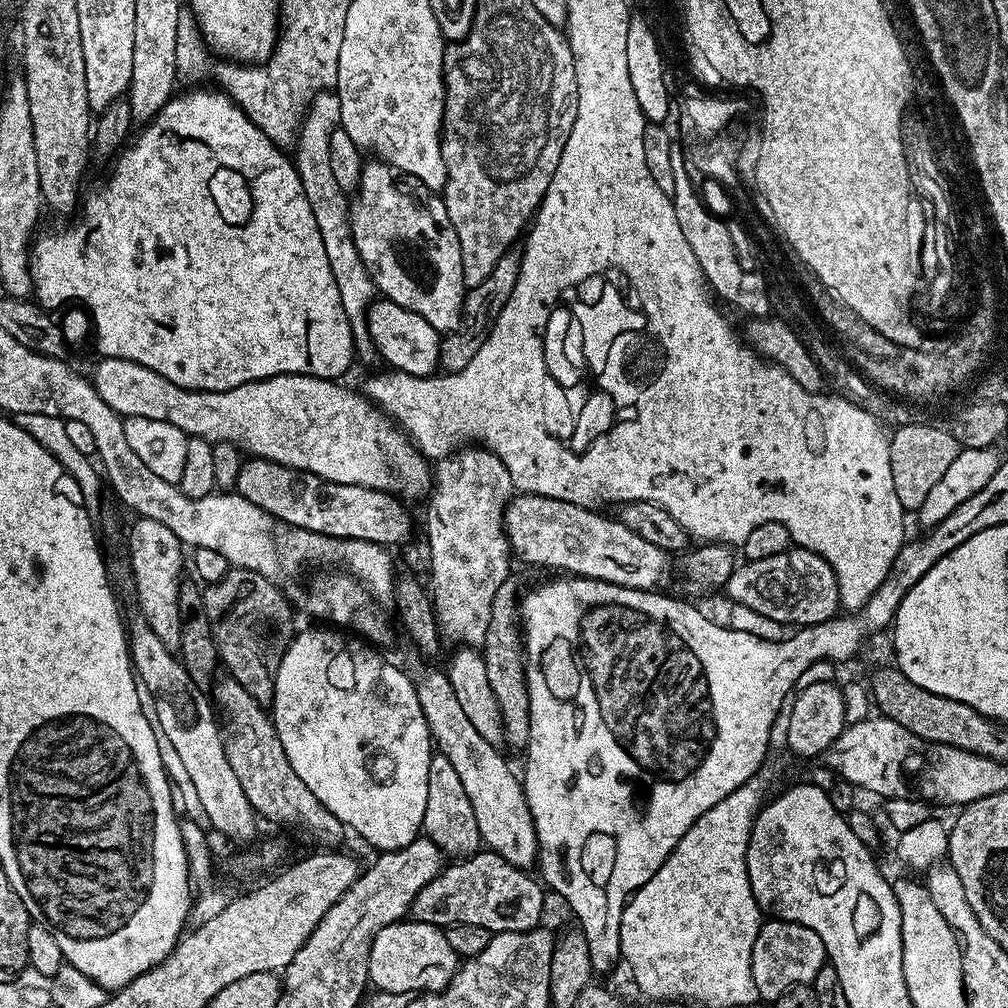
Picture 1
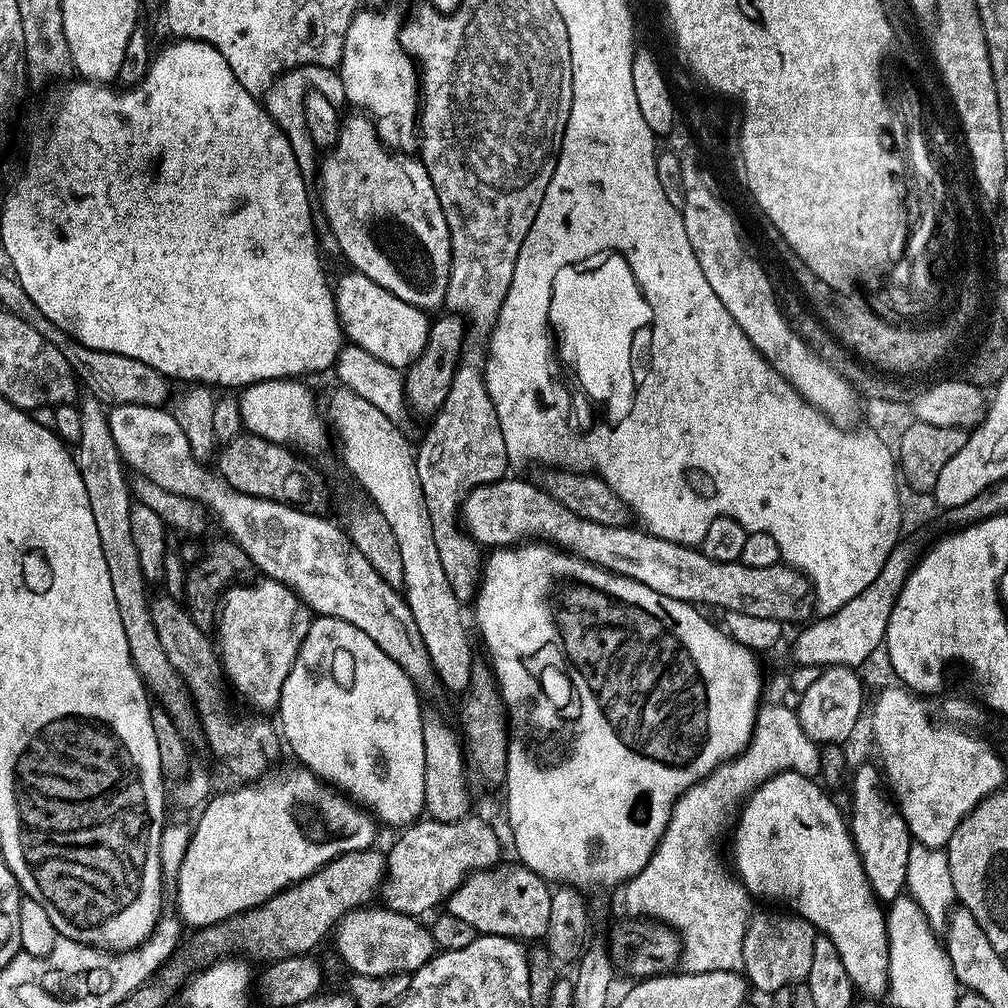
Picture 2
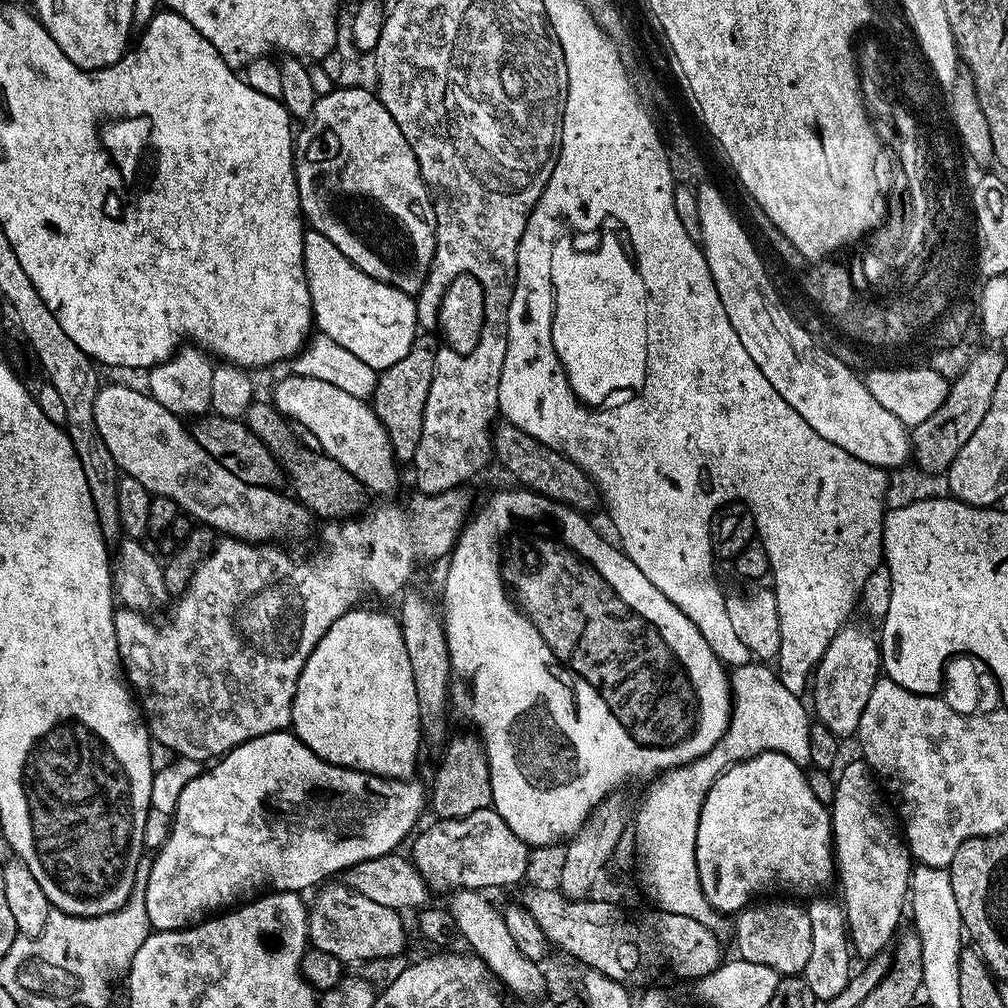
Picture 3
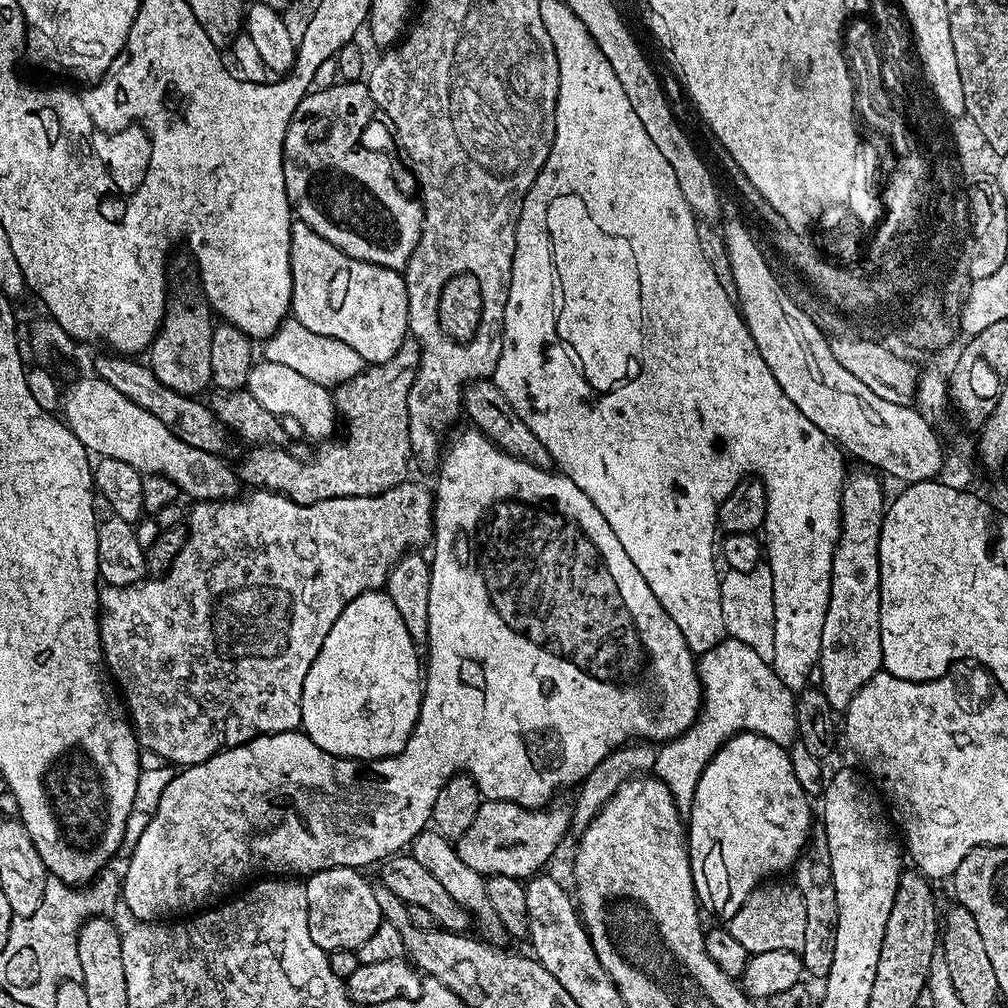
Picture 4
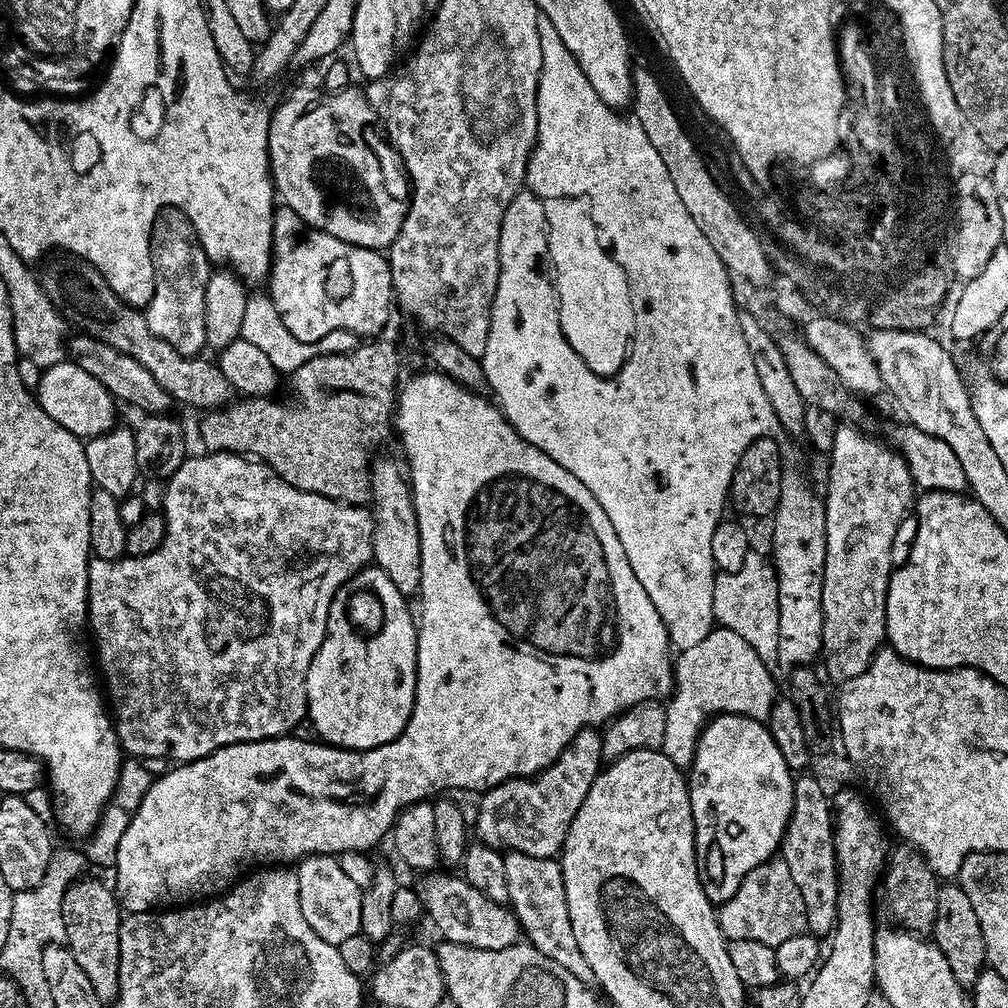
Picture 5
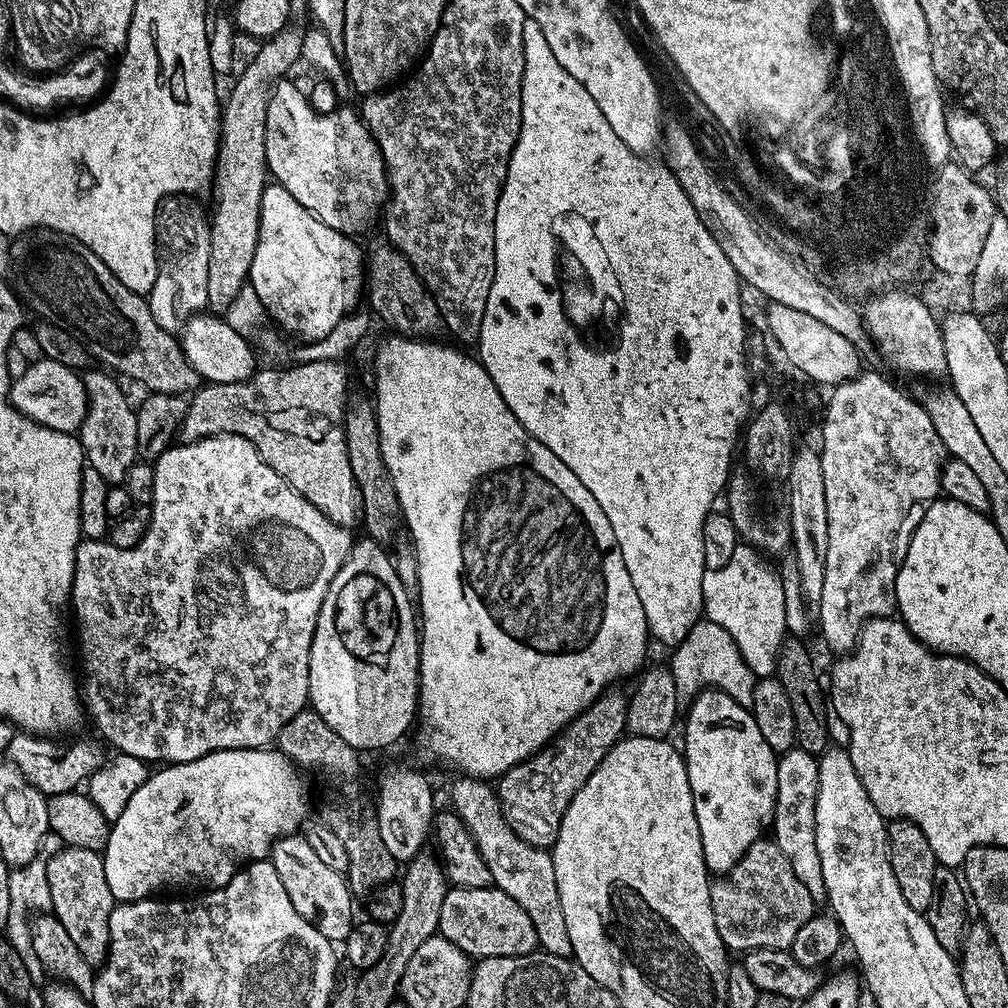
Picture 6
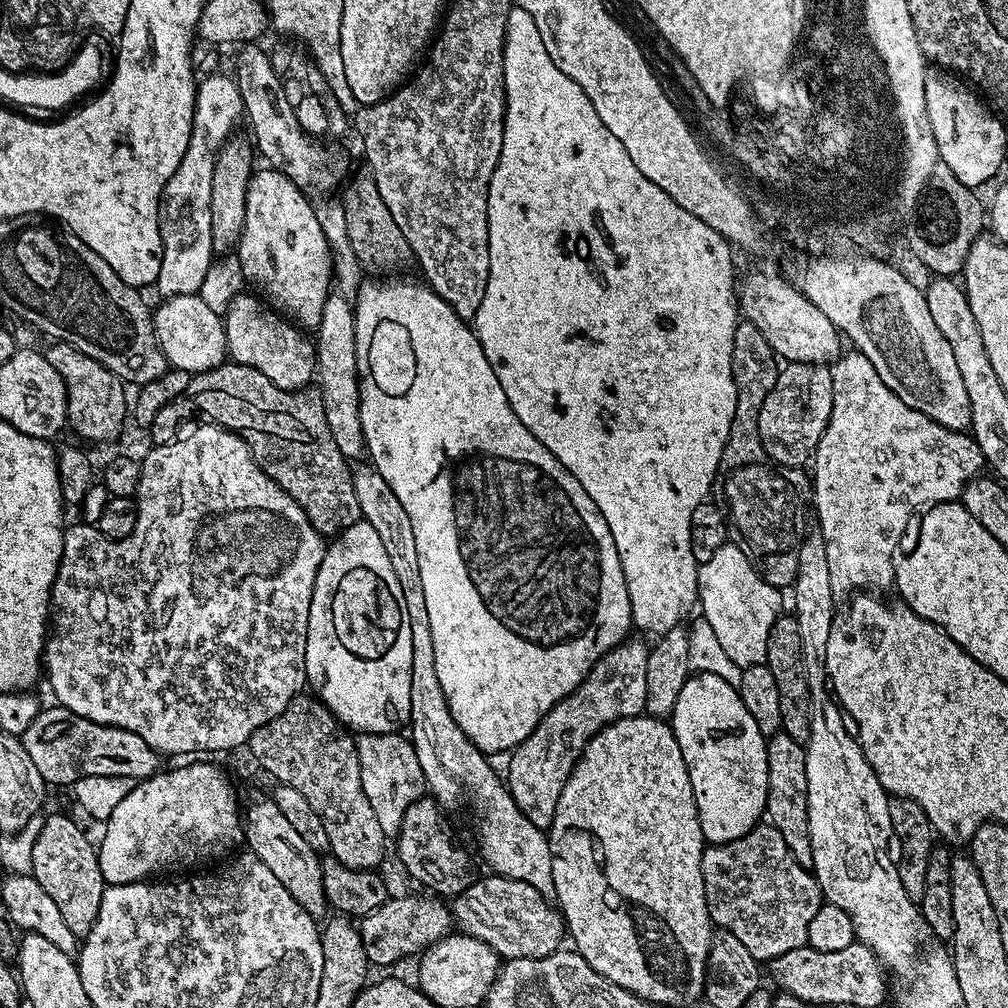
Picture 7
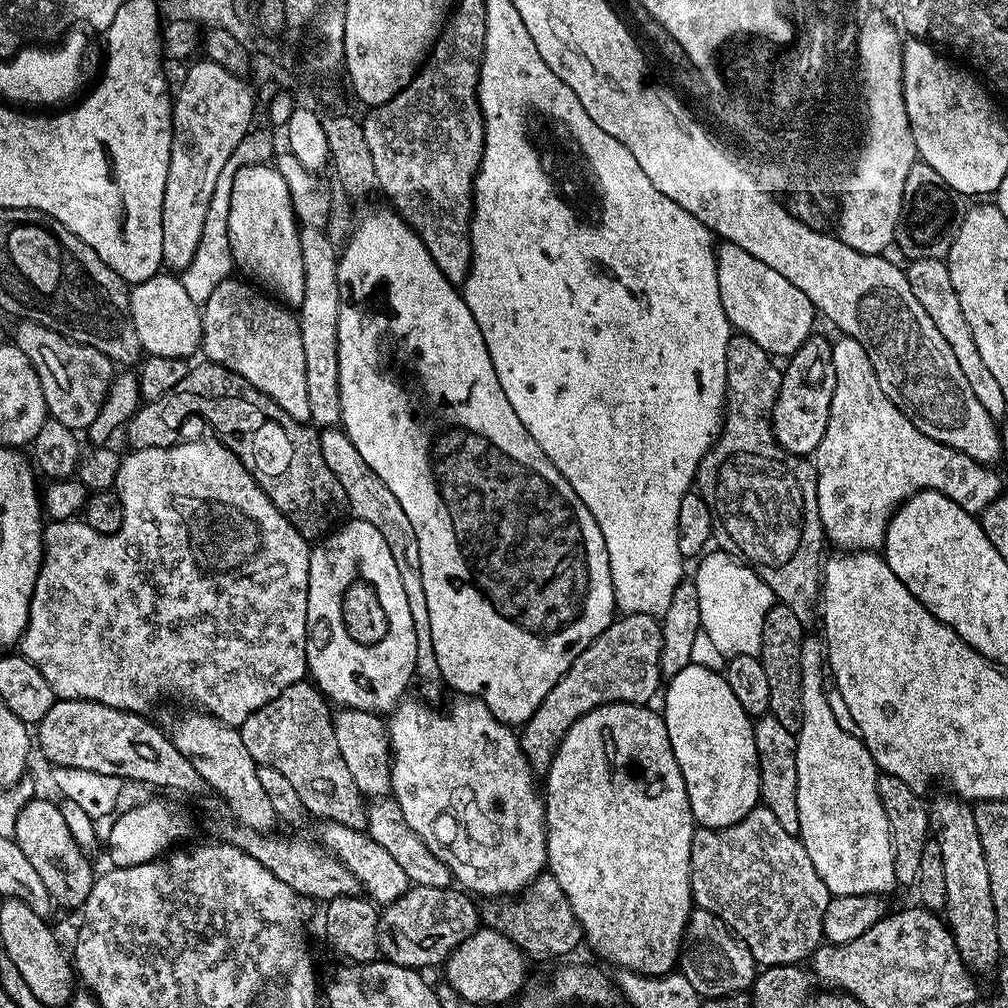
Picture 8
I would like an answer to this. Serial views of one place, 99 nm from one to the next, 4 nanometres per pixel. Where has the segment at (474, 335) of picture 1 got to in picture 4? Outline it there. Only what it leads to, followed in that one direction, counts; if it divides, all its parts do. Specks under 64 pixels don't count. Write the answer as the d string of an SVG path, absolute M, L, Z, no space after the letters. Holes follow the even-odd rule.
M409 338L390 358L381 364L365 367L363 372L339 385L334 392L334 408L344 419L344 436L328 438L319 445L312 464L300 464L296 456L291 456L284 448L252 446L247 450L244 461L238 464L238 476L256 490L278 492L299 504L313 504L330 498L350 498L351 496L377 496L394 486L405 483L408 460L413 459L410 446L410 418L408 417L408 391L414 386L416 374L422 364L422 349L415 339Z

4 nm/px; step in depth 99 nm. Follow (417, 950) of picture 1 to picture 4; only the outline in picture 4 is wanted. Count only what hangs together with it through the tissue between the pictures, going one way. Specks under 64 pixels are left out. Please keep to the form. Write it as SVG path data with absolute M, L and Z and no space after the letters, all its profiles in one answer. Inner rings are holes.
M327 868L313 872L307 877L304 889L310 936L325 952L335 954L339 948L361 948L379 930L382 917L372 893L372 884L357 869Z

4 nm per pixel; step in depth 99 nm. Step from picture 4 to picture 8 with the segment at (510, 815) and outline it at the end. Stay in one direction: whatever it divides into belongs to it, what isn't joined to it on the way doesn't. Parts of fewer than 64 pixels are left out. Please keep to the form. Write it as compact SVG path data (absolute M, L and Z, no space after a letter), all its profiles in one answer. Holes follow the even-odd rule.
M624 614L612 621L578 658L562 674L560 681L552 687L550 694L542 698L542 706L522 726L520 745L528 756L533 773L547 773L556 748L562 738L574 726L582 714L603 704L647 705L652 695L662 688L660 655L662 654L662 630L660 620L646 614Z

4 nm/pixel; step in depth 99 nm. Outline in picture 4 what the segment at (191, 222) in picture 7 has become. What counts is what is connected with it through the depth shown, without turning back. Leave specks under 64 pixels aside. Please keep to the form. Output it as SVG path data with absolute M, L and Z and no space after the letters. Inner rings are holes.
M173 259L167 265L168 302L164 322L150 349L150 367L158 381L170 390L195 397L204 387L212 384L210 348L214 327L214 313L200 284L200 271L191 259Z

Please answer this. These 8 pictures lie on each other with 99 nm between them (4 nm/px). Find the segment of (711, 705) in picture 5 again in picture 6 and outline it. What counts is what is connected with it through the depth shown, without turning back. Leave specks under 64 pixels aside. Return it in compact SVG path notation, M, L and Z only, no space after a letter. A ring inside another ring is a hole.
M702 618L692 627L690 634L675 645L670 661L674 686L678 686L681 701L688 702L705 690L724 692L730 698L745 706L751 705L757 677L753 676L750 666L742 658L738 646L734 646L734 638L722 630L714 621Z

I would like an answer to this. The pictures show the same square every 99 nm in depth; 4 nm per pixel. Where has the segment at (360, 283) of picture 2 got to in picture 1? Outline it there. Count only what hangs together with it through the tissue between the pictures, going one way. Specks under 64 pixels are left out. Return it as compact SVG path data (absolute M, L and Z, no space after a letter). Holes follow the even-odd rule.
M376 298L372 300L370 305L368 324L373 346L376 347L379 359L385 360L388 363L385 365L389 369L415 376L430 376L437 371L442 336L441 333L434 330L434 326L430 326L430 322L426 322L426 318L414 314L414 310L406 310L402 306L398 306L393 300Z

